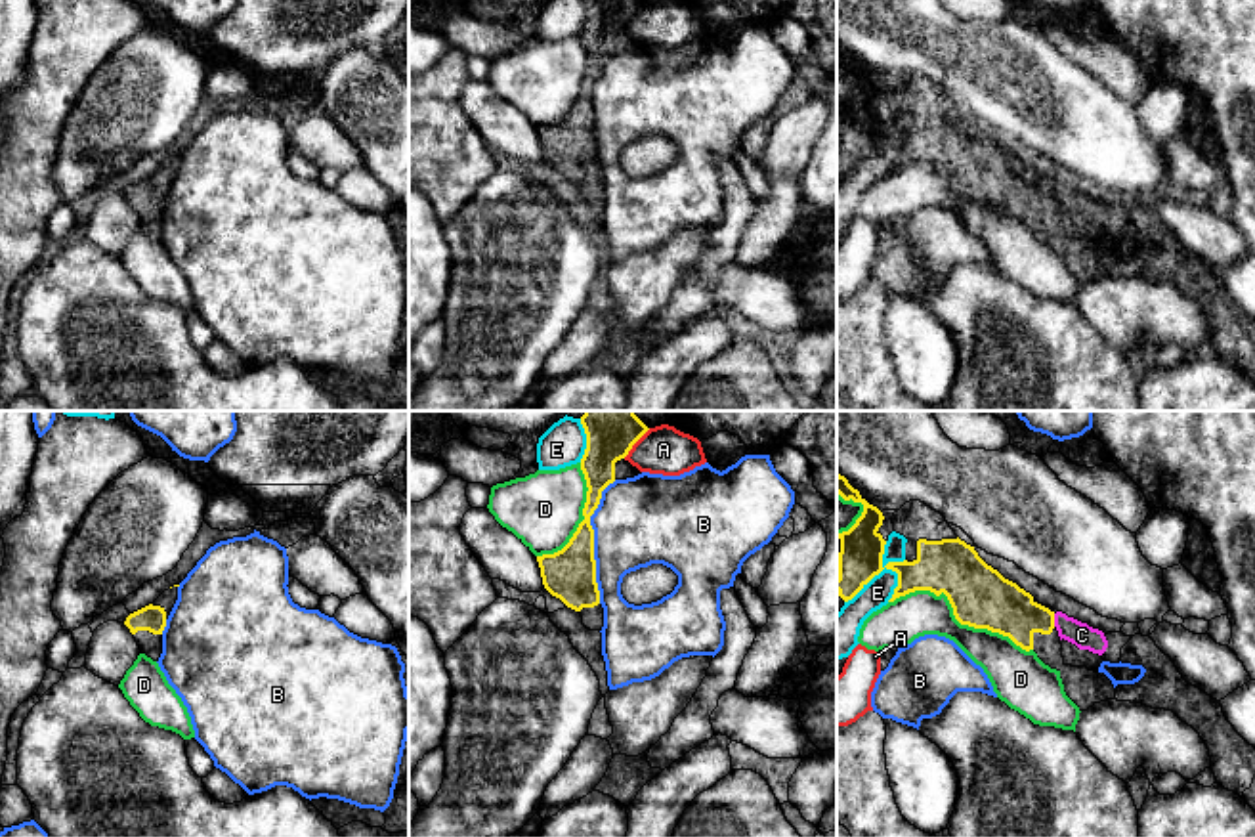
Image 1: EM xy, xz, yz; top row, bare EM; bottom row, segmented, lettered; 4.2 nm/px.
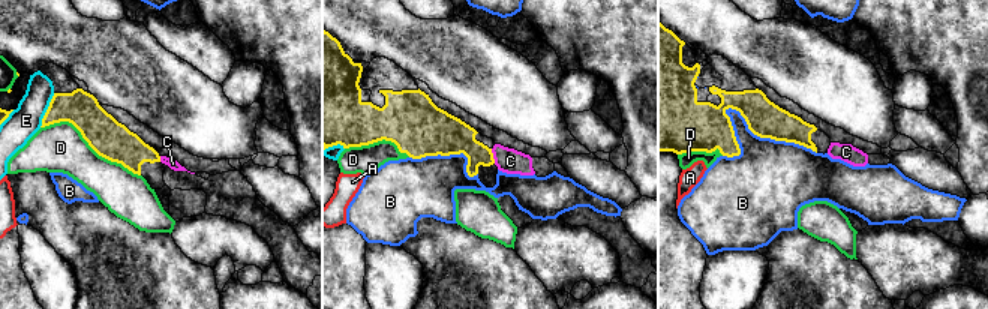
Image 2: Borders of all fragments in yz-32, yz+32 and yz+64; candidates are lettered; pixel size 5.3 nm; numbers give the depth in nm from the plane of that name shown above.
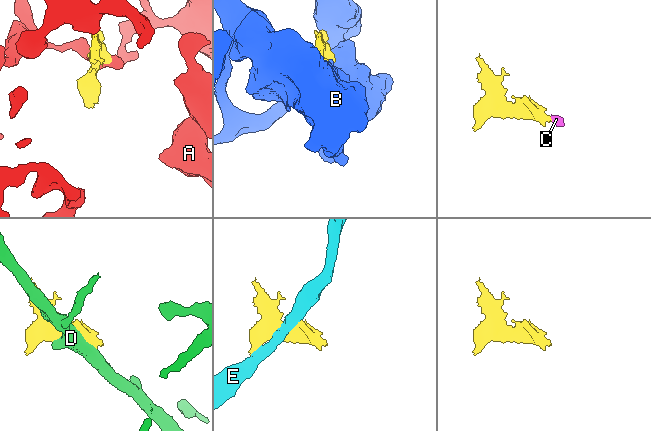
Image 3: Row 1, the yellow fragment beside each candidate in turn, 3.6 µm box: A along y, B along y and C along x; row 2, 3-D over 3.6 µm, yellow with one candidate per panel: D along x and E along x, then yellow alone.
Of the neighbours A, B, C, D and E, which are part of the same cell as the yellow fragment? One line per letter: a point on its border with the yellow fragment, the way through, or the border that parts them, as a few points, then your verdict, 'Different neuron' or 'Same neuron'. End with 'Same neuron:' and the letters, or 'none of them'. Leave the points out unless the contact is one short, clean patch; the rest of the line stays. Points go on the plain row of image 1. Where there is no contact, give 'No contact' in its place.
A: Touches yellow at xz (635, 14). Boundary: xz (650, 0), (623, 29). Different neuron
B: Touches yellow at xz (593, 113). Different neuron
C: Touches yellow at yz (1053, 192). Path across: yz (998, 176), (1019, 190), (1053, 192), (1082, 207). Same neuron
D: Touches yellow at yz (956, 190). Different neuron
E: Touches yellow at yz (877, 146). Different neuron
Same neuron: C

